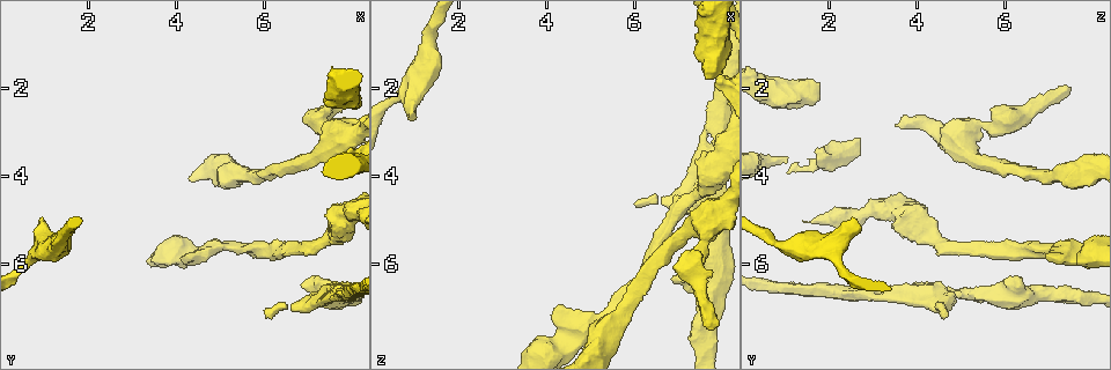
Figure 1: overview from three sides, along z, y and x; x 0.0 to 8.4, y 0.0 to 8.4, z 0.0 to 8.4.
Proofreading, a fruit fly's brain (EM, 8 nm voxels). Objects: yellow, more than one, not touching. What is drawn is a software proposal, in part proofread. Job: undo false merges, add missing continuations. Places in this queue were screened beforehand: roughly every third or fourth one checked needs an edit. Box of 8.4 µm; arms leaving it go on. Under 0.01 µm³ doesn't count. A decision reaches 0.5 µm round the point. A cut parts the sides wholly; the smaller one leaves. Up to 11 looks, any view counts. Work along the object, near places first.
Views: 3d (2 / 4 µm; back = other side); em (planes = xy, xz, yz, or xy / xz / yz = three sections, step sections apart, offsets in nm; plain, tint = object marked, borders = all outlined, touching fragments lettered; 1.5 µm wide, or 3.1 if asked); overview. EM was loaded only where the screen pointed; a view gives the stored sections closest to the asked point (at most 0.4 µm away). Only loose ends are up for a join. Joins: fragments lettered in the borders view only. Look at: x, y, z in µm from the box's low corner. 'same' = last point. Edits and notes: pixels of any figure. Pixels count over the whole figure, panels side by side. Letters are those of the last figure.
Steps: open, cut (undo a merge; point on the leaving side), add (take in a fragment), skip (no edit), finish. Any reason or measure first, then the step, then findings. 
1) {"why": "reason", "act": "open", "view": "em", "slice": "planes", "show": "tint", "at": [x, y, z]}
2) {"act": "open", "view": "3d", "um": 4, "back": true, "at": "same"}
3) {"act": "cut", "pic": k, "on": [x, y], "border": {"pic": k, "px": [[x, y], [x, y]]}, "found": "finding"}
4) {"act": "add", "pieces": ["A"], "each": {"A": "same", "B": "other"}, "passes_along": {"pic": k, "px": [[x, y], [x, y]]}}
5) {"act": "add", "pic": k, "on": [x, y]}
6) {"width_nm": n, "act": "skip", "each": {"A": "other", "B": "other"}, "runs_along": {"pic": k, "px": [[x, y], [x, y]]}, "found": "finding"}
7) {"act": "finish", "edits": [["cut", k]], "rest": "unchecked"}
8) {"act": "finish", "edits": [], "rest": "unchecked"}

{"why": "free end", "act": "open", "view": "em", "slice": "planes", "show": "borders", "at": [6.05, 7.00, 4.65]}

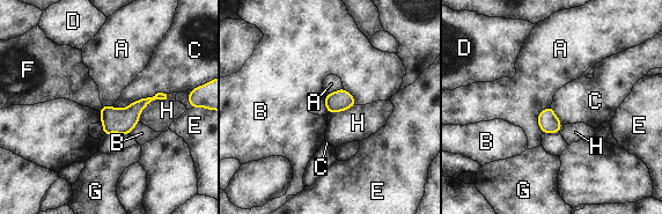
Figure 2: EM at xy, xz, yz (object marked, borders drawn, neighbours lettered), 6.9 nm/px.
{"act": "skip", "each": {"A": "other", "B": "other", "C": "other", "D": "other", "E": "other", "F": "other", "G": "other", "H": "other"}, "border": {"pic": 2, "px": [[166, 93], [112, 106]]}, "found": "none of them fits"}

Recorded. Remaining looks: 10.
{"why": "thick end", "act": "open", "view": "3d", "um": 2, "at": [6.85, 6.50, 6.35]}

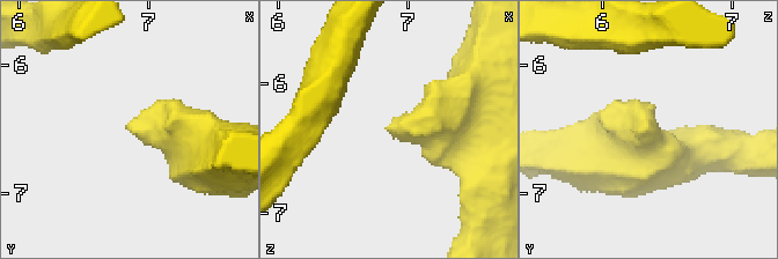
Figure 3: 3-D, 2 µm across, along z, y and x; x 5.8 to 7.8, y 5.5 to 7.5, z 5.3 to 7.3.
{"act": "open", "view": "em", "slice": "xz", "step": 8, "show": "borders", "at": [6.84, 6.44, 6.36]}

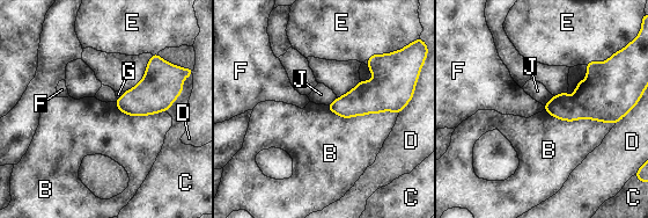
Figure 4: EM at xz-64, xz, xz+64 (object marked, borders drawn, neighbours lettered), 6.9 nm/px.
{"act": "skip", "each": {"B": "other", "C": "other", "D": "other", "E": "other", "F": "other", "G": "other", "J": "other"}, "border": {"pic": 4, "px": [[326, 106], [343, 117], [398, 113]]}, "found": "none of them fits"}

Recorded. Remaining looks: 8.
{"why": "looks like a crossing", "act": "open", "view": "em", "slice": "planes", "show": "borders", "at": [7.80, 6.60, 4.40]}

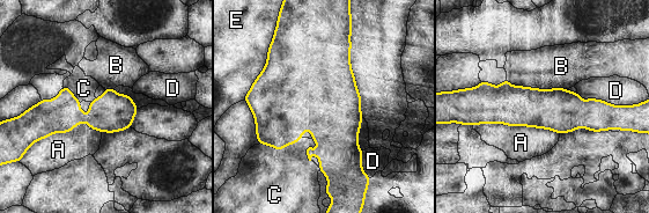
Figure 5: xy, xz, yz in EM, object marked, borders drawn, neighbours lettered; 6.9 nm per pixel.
{"act": "skip", "each": {"A": "other", "B": "other", "C": "other", "D": "other", "E": "other"}, "runs_along": {"pic": 5, "px": [[478, 104], [614, 111]]}, "found": "continuous, no second neuron"}

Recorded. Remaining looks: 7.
{"why": "end of a long branch", "act": "open", "view": "em", "slice": "planes", "show": "plain", "at": [7.90, 2.10, 7.40]}

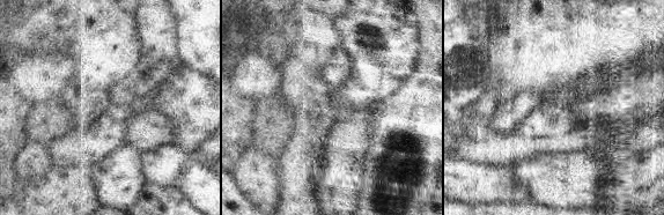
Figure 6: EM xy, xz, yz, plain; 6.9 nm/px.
{"act": "open", "view": "em", "slice": "planes", "show": "borders", "at": "same"}

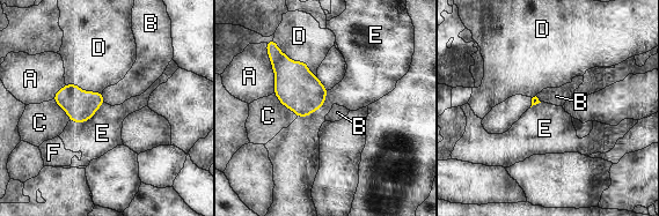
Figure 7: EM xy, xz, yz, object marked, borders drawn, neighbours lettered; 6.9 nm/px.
{"act": "skip", "each": {"A": "other", "B": "other", "C": "other", "D": "other", "E": "other", "F": "other"}, "border": {"pic": 7, "px": [[328, 90], [317, 109], [298, 117]]}, "found": "no lettered fragment goes on from it"}

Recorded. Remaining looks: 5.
{"why": "free end", "act": "open", "view": "em", "slice": "yz", "step": 4, "show": "borders", "at": [7.65, 1.90, 1.75]}

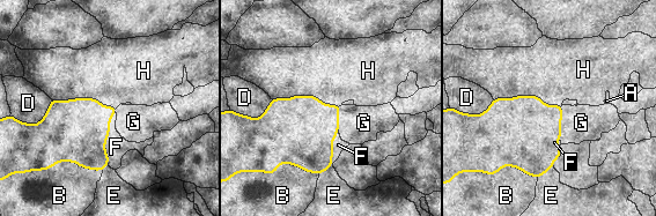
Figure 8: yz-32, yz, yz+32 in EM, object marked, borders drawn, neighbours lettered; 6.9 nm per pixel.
{"longest_contact_nm": ["H", 480], "act": "add", "pieces": ["G"], "each": {"A": "other", "B": "other", "D": "other", "E": "other", "F": "other", "G": "same", "H": "other"}, "found": "the neuron continues"}

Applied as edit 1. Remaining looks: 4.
{"act": "finish", "edits": [["add", 8]], "rest": "unchecked"}

